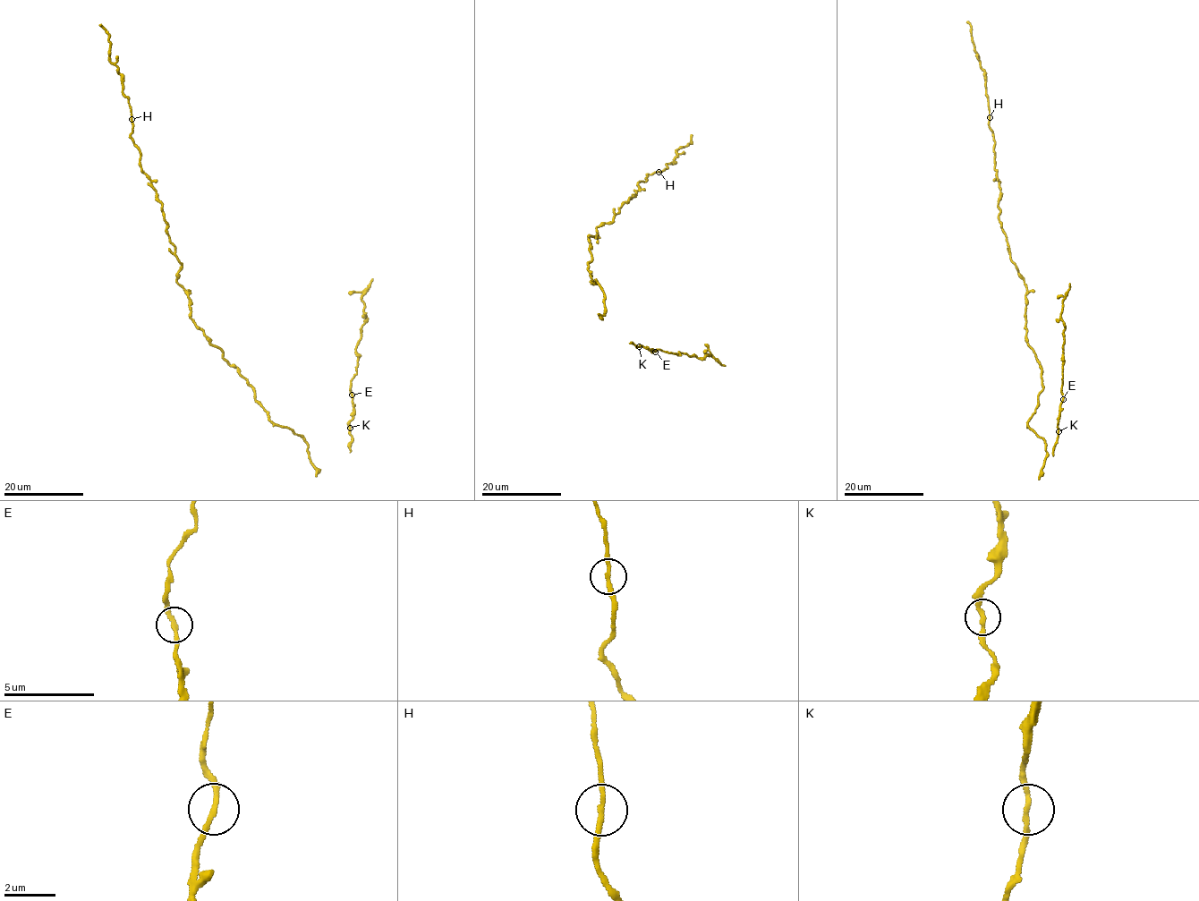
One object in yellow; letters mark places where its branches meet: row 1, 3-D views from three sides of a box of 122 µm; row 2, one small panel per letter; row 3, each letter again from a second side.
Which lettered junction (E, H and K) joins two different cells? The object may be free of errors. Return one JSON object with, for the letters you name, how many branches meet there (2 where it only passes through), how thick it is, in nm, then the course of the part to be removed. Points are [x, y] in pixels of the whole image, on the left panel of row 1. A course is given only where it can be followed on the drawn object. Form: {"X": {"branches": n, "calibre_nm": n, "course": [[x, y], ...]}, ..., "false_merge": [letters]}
{"false_merge": []}

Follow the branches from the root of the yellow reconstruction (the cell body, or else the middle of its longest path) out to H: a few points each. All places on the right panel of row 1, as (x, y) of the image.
H: (1036, 355), (1026, 335), (1026, 287), (1011, 260), (999, 220), (1000, 192), (990, 117)

